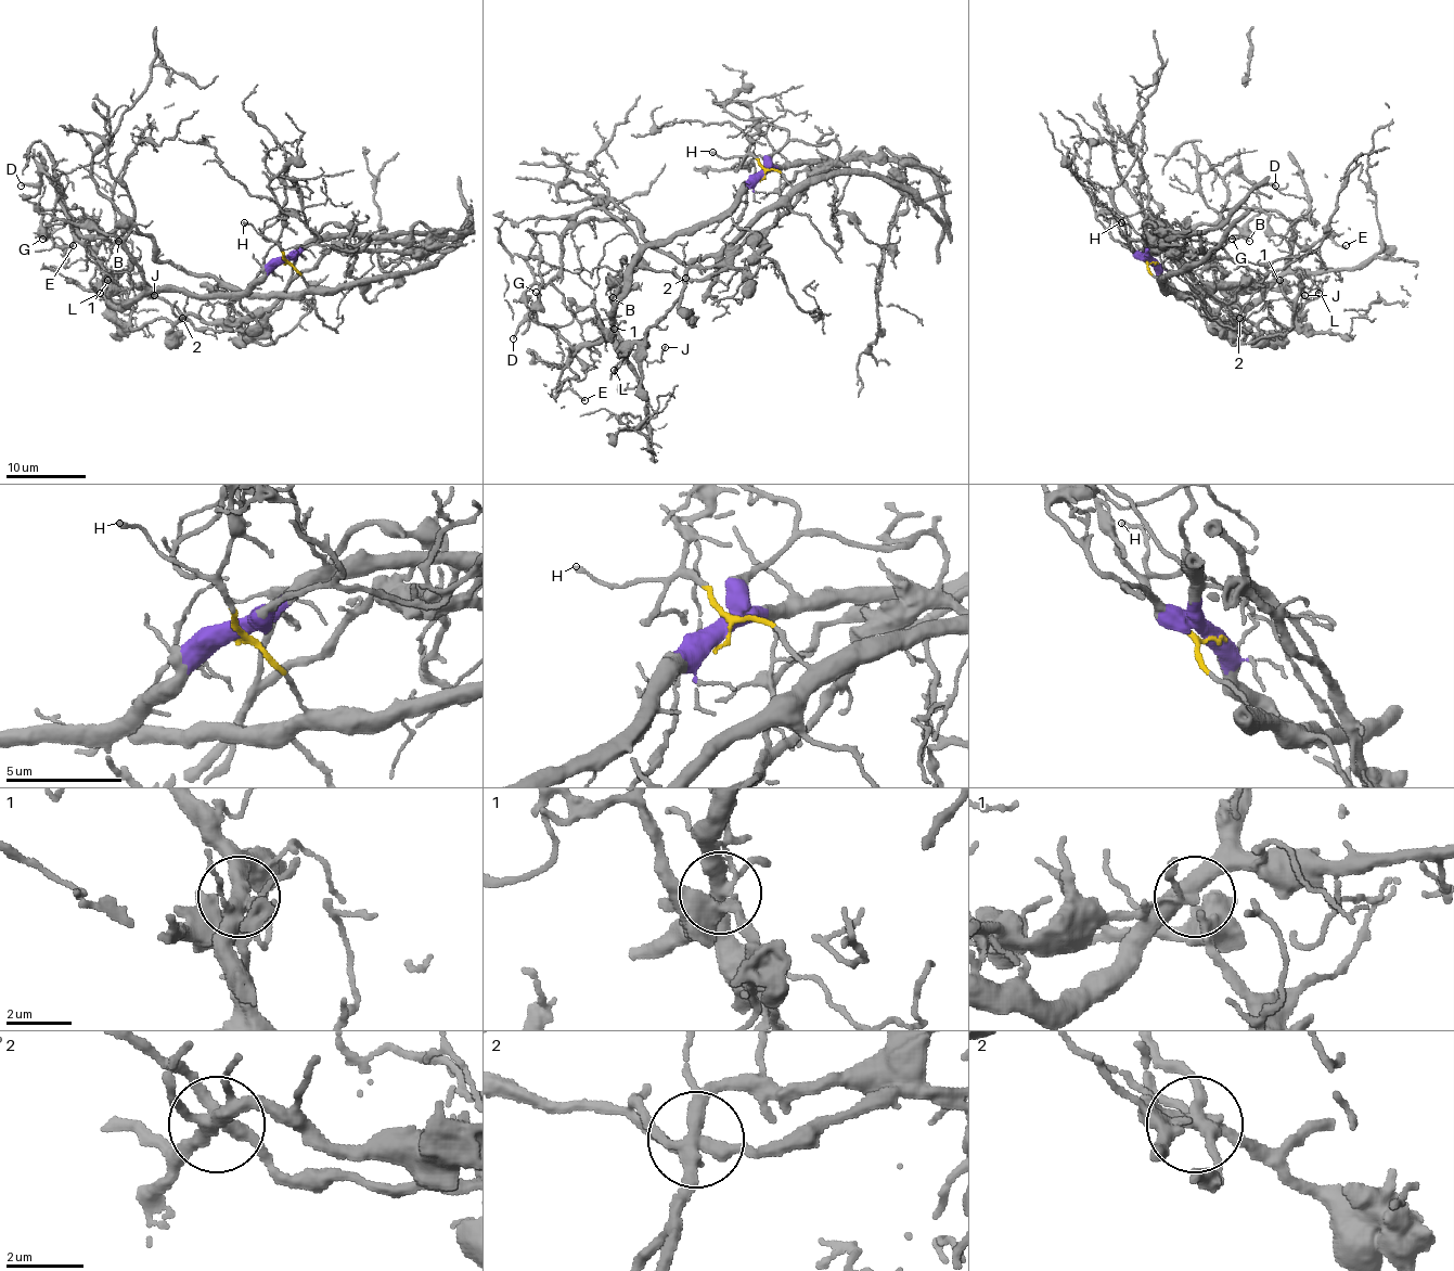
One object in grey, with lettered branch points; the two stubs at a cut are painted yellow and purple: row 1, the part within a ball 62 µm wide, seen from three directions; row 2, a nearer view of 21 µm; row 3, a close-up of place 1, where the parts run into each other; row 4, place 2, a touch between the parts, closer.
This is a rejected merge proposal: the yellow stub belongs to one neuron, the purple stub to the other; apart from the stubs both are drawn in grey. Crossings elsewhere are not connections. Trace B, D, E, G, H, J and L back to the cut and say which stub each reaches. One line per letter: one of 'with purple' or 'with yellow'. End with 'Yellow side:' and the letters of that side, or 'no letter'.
B: with purple
D: with yellow
E: with purple
G: with purple
H: with yellow
J: with purple
L: with purple
Yellow side: D, H

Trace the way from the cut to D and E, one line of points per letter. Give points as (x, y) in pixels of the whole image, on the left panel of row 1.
D: (285, 262), (307, 289), (239, 294), (159, 262), (146, 235), (78, 232), (44, 171), (21, 185)
E: (285, 262), (242, 292), (148, 292), (116, 306), (102, 264), (77, 242), (62, 246), (52, 235), (73, 246)

